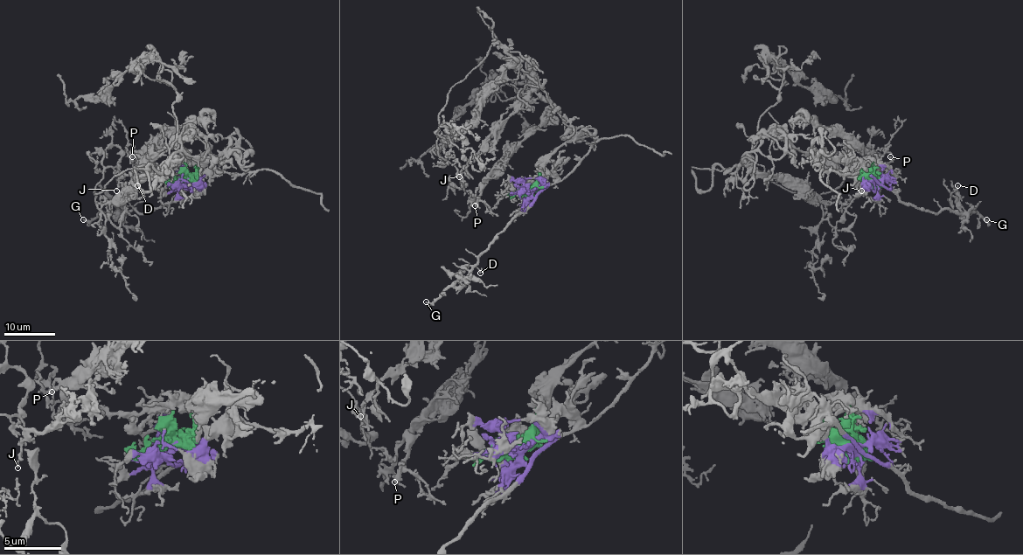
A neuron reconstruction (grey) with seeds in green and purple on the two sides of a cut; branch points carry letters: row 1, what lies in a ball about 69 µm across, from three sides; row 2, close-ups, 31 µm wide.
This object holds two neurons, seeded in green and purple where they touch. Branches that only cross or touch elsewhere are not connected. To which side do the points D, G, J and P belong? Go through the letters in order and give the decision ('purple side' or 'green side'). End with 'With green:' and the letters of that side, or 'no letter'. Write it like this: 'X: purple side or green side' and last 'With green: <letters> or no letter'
D: purple side
G: purple side
J: green side
P: green side
With green: J, P

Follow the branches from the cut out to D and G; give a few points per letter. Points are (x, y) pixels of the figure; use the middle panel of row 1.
D: (528, 190), (529, 197), (523, 208), (469, 269), (464, 267), (475, 266), (479, 274)
G: (528, 190), (529, 197), (523, 208), (478, 258), (475, 267), (431, 302), (426, 301)

